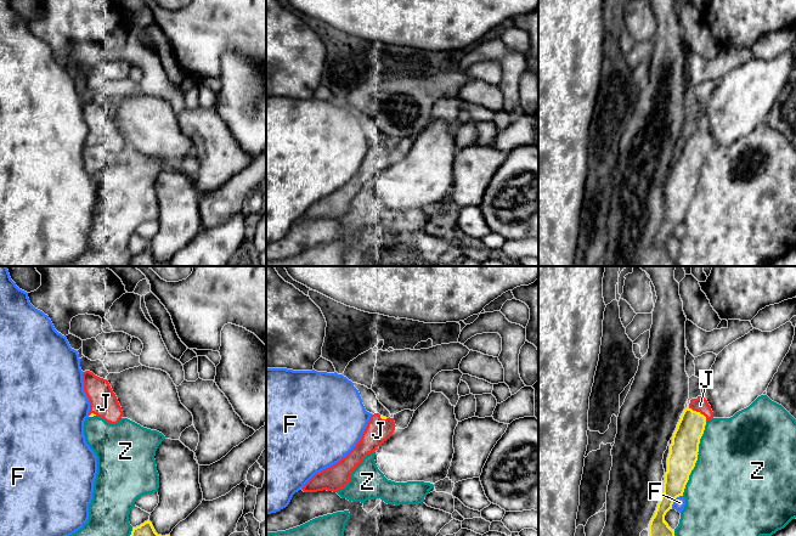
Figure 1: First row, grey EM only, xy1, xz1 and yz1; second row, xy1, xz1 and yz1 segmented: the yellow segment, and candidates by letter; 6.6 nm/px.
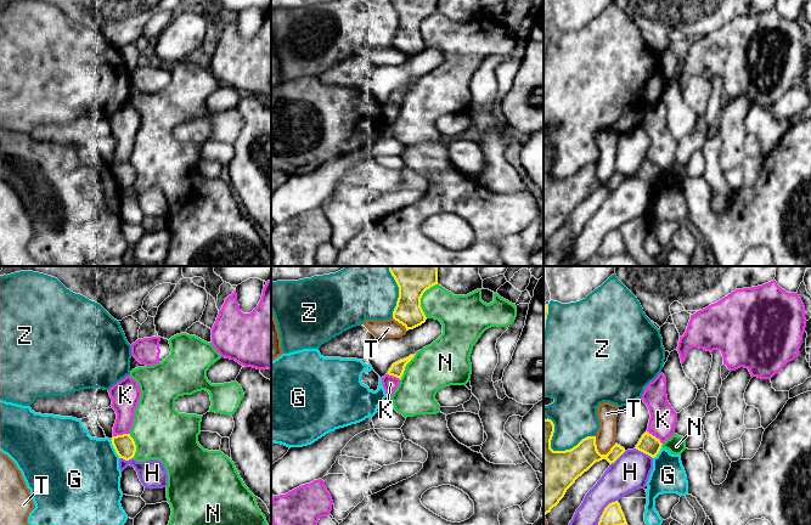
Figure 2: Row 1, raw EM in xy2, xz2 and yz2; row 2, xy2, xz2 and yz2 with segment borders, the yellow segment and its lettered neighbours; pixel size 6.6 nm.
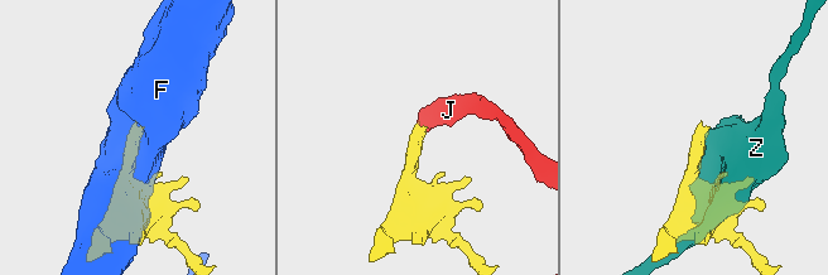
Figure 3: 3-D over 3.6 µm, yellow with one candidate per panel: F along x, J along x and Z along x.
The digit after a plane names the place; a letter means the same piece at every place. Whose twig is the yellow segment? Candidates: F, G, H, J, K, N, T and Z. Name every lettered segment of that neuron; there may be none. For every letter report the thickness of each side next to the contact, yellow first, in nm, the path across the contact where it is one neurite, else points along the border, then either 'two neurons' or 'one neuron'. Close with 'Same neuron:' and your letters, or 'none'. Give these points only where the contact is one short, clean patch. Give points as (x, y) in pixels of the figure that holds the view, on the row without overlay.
F: calibres 180 and 80 nm; two neurons
G: calibres 140 and 460 nm; two neurons
H: calibres 140 and 220 nm; two neurons
J: calibres 180 and 100 nm; one neuron
K: calibres 130 and 180 nm; two neurons
N: calibres 180 and 240 nm; two neurons
T: calibres 220 and 130 nm; two neurons
Z: calibres 360 and 280 nm; two neurons
Same neuron: J

